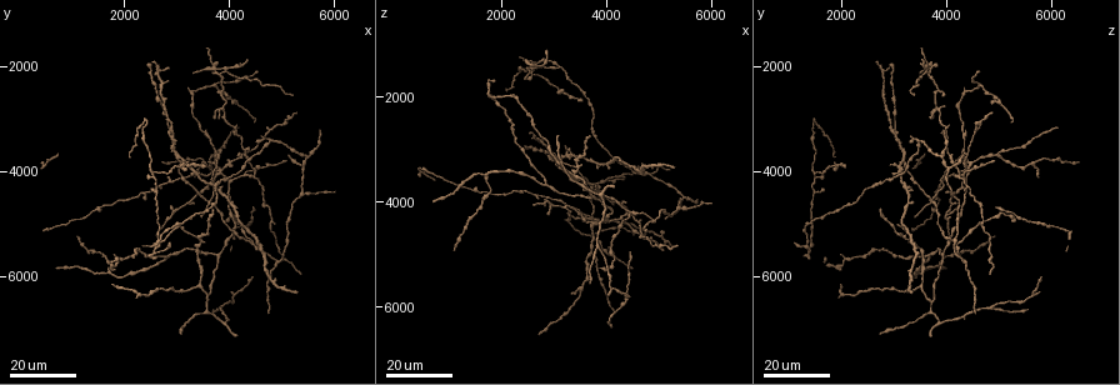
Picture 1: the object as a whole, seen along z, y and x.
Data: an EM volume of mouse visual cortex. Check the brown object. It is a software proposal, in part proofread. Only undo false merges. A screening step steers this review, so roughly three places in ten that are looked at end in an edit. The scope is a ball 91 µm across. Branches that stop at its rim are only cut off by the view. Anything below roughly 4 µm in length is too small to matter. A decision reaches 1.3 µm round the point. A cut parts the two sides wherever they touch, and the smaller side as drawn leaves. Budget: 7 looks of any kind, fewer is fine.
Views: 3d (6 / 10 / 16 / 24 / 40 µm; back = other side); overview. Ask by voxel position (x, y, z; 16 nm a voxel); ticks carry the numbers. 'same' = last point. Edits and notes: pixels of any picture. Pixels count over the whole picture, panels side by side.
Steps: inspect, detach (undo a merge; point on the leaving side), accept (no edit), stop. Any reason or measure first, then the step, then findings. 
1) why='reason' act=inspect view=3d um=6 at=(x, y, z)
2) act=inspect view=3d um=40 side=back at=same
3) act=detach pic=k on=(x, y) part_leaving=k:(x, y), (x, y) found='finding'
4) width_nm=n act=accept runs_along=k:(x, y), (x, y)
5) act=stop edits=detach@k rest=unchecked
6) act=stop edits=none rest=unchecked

why='two arms in line, one across' act=inspect view=3d um=24 at=(3100, 4950, 1400)

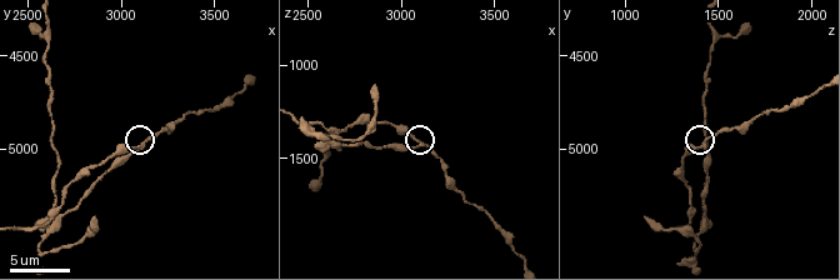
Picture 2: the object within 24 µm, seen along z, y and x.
act=inspect view=3d um=6 at=(3080, 4980, 1420)

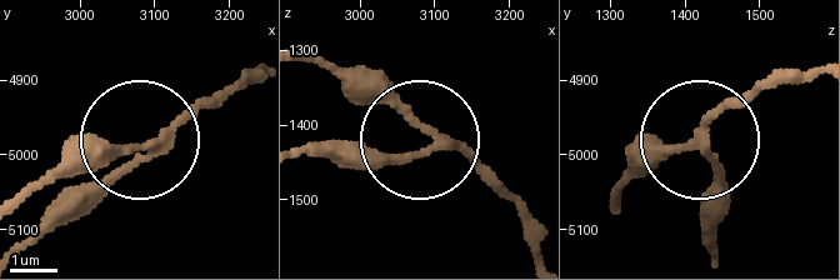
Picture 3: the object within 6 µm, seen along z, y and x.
act=accept runs_along=3:(539, 253), (526, 218), (468, 158), (340, 66) found='continuous, no second neuron'

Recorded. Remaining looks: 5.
why='four or more arms meet' act=inspect view=3d um=16 at=(3500, 3850, 5600)

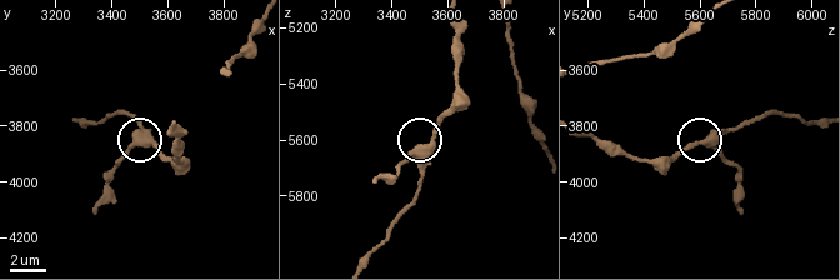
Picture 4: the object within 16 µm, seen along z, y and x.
act=inspect view=3d um=10 at=(3480, 3840, 5660)

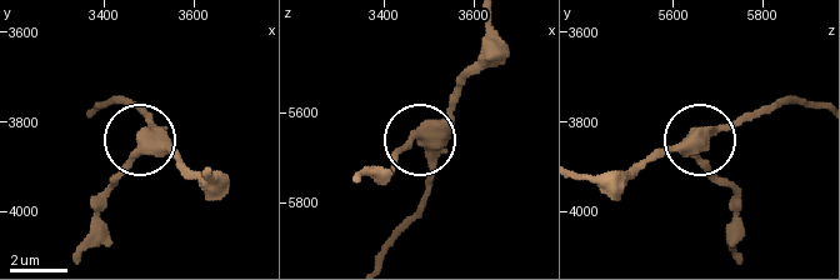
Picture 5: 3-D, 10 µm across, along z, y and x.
width_nm=460 act=accept found='all the same neuron'

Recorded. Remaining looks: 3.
why='four or more arms meet' act=inspect view=3d um=24 at=(4900, 5650, 4300)

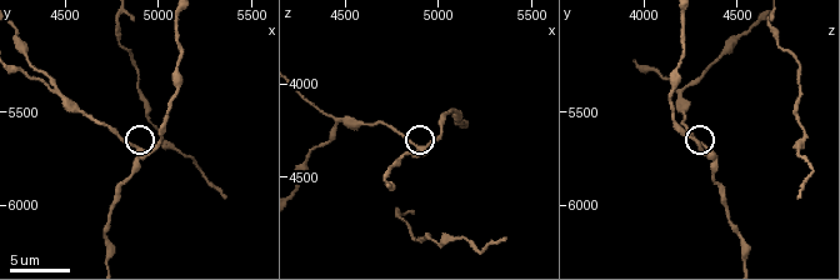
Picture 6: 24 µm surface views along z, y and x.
act=inspect view=3d um=10 at=(4900, 5700, 4360)

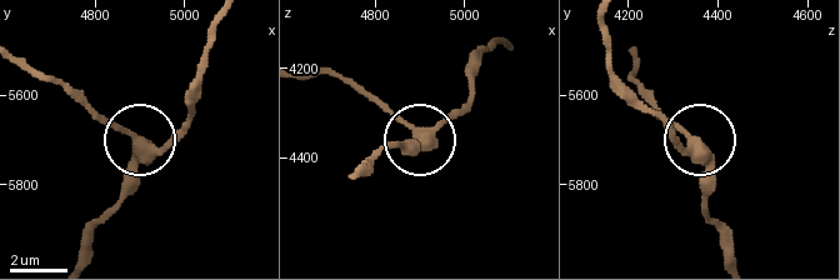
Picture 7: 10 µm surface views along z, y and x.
why='other side' act=inspect view=3d um=10 side=back at=(4900, 5705, 4345)

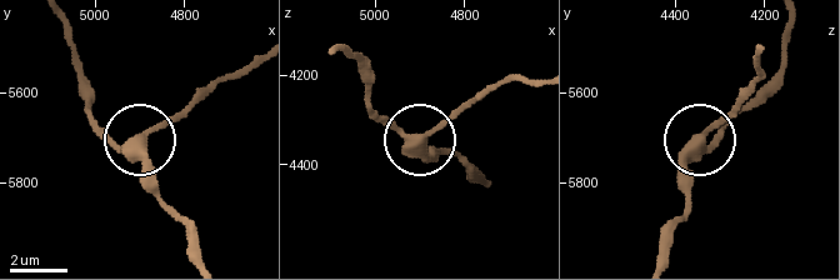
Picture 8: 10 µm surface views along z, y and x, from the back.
act=accept runs_along=8:(788, 25), (774, 75), (701, 140), (688, 176), (688, 203) found='all the same neuron'

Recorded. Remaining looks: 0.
act=stop edits=none rest=unchecked

